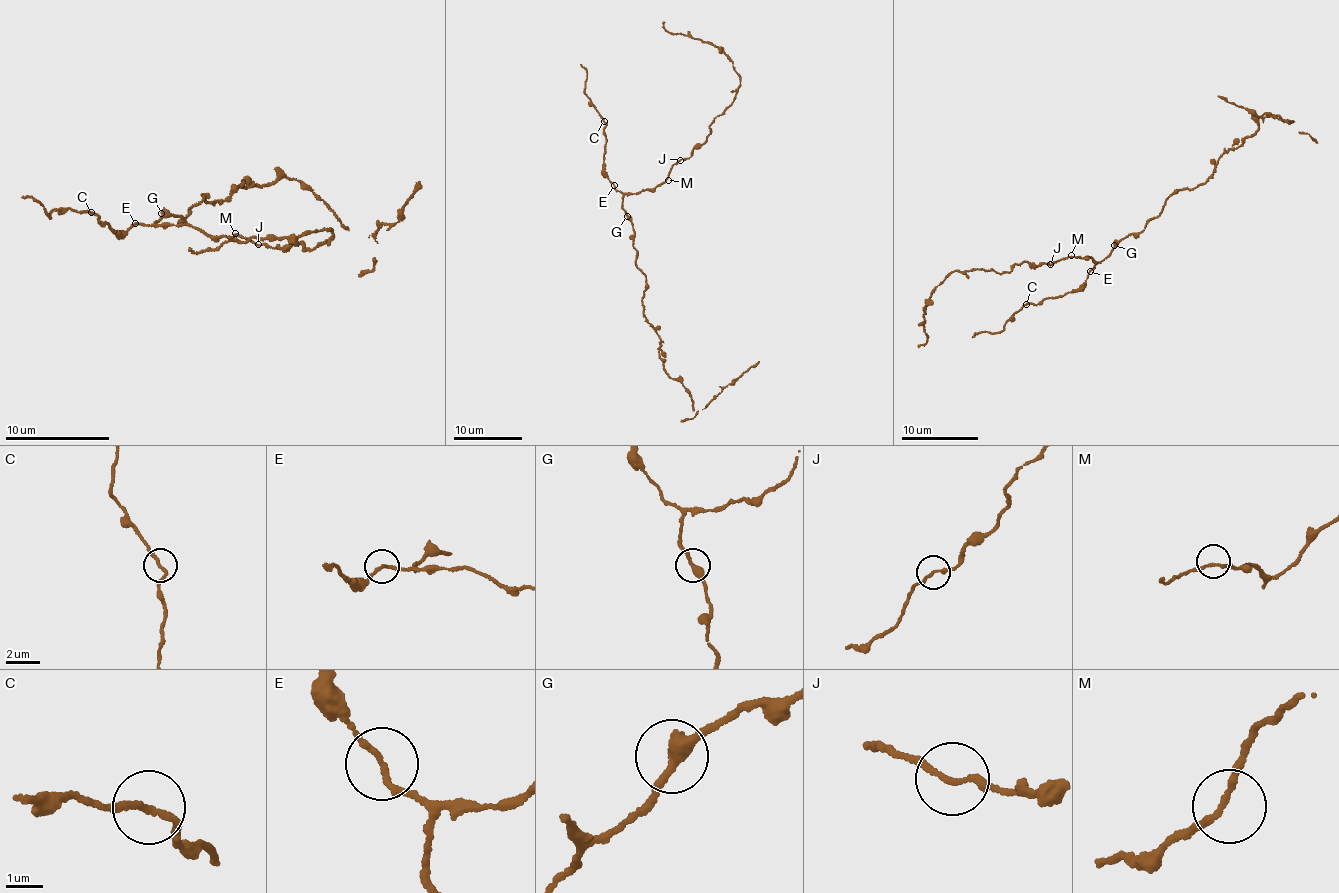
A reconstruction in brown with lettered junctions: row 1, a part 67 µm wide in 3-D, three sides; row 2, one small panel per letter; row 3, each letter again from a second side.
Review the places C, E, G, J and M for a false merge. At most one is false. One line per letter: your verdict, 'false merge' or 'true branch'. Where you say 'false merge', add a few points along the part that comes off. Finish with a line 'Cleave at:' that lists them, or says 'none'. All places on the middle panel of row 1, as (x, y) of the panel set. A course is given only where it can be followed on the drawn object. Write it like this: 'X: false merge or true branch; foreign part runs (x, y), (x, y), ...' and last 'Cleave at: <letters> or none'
C: true branch
E: true branch
G: true branch
J: true branch
M: true branch
Cleave at: none

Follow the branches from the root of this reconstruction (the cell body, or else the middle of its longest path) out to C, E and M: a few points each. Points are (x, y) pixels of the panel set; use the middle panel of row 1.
C: (630, 216), (622, 202), (624, 195), (607, 176), (604, 121)
E: (630, 216), (622, 202), (624, 195), (614, 185)
M: (630, 216), (622, 202), (624, 194), (655, 188), (668, 180)

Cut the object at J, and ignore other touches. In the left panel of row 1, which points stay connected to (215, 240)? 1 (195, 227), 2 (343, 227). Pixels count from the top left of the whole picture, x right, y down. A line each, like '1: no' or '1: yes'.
1: yes
2: yes

